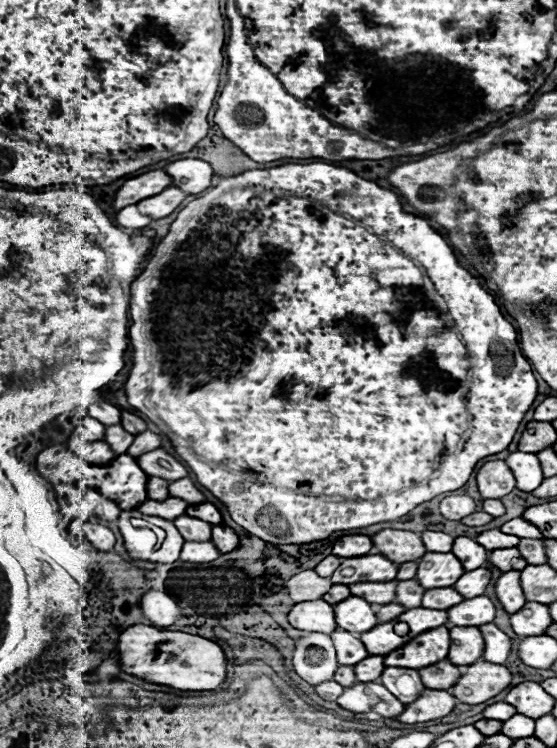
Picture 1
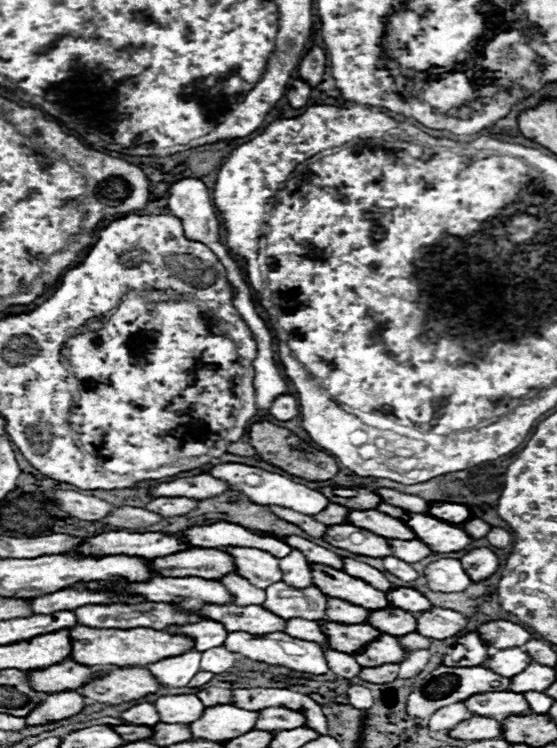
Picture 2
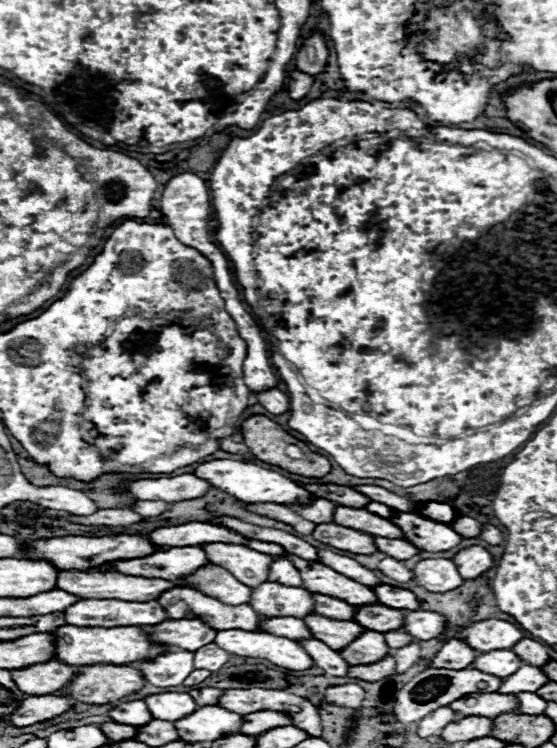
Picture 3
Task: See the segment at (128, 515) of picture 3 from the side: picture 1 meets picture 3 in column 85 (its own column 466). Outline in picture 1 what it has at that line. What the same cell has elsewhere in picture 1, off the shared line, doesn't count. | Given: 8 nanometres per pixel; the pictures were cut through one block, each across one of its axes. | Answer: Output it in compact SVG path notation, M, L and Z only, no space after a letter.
M474 512L474 514L466 516L462 522L468 524L468 526L484 526L484 524L488 524L488 522L492 522L492 520L494 520L494 518L492 518L490 514L486 514L486 512Z

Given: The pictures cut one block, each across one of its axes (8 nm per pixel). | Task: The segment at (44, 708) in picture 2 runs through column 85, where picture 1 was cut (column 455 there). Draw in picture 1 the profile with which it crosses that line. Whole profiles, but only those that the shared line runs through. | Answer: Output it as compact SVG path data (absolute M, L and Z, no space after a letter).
M424 690L424 694L406 706L406 710L396 718L404 724L428 722L448 716L456 708L456 698L448 690Z

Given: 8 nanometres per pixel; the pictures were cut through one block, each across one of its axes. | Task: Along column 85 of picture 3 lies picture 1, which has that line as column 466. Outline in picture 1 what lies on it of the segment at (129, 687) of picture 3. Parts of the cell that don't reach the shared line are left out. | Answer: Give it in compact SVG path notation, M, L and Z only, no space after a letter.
M476 660L466 668L460 680L450 688L450 692L466 704L482 704L502 690L506 690L512 682L512 674L504 664L492 664L486 660Z

